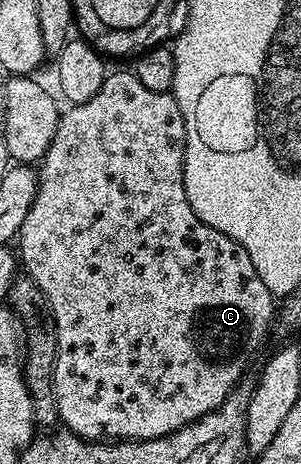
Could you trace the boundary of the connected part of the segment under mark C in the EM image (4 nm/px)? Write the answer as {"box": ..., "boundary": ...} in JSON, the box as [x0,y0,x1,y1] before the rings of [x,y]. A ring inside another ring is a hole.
{"box":[17,70,277,441],"boundary":[[[112,70],[108,74],[107,80],[101,85],[101,89],[93,97],[89,97],[89,101],[77,103],[68,106],[66,110],[59,116],[59,124],[57,125],[57,133],[53,135],[53,141],[49,145],[49,149],[43,155],[41,162],[38,164],[39,172],[39,188],[37,189],[37,197],[33,197],[33,205],[29,209],[29,217],[25,217],[25,225],[21,225],[17,236],[18,254],[21,256],[21,267],[25,270],[26,278],[33,280],[41,289],[41,293],[47,299],[47,311],[49,312],[50,322],[53,324],[55,332],[55,377],[53,380],[53,390],[55,393],[55,409],[57,419],[66,430],[80,435],[83,439],[92,441],[134,441],[136,439],[156,439],[157,437],[165,437],[172,435],[177,429],[181,429],[185,425],[195,423],[201,417],[205,417],[211,411],[217,411],[223,406],[232,391],[244,382],[247,366],[251,363],[251,358],[258,353],[263,347],[263,342],[267,339],[267,334],[271,331],[271,322],[274,324],[277,319],[277,299],[271,294],[269,289],[265,289],[265,281],[261,281],[261,277],[257,277],[257,269],[253,269],[253,261],[249,261],[249,253],[236,239],[230,239],[225,233],[221,233],[217,229],[213,229],[213,225],[205,225],[205,221],[201,221],[201,217],[197,217],[193,213],[193,209],[189,205],[189,197],[185,193],[185,181],[183,180],[183,154],[187,151],[187,130],[185,129],[185,121],[181,109],[177,105],[174,94],[171,93],[153,93],[153,89],[145,89],[145,85],[141,85],[141,81],[137,81],[137,77],[130,70],[115,71]]]}

